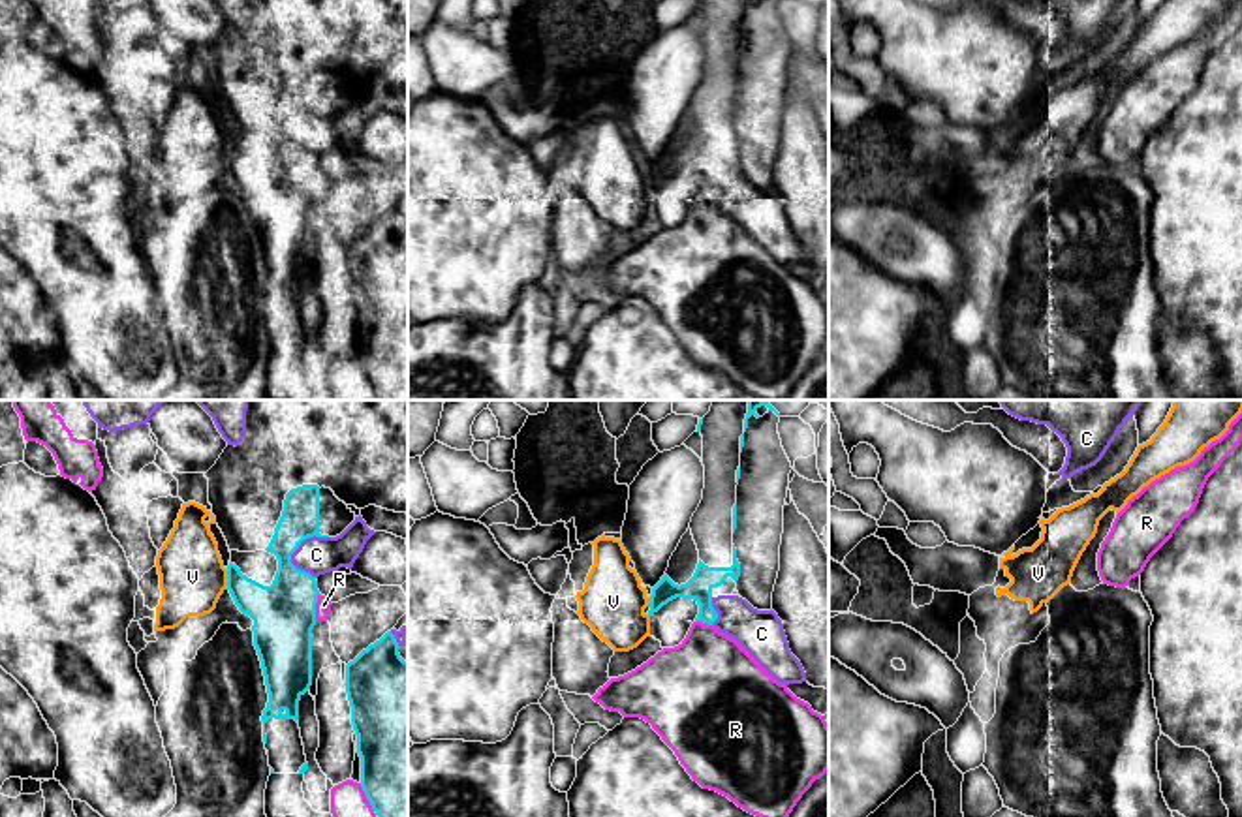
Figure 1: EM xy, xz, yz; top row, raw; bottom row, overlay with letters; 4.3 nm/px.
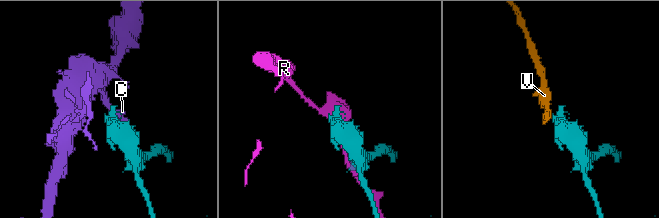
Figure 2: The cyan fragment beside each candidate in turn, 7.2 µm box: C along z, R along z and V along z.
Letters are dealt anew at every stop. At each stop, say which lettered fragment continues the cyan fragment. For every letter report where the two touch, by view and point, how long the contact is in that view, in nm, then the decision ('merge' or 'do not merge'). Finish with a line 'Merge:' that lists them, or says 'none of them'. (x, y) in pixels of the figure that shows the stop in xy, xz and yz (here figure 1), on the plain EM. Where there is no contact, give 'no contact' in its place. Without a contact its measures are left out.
C: contact xy (305, 117); length 200 nm; do not merge
R: contact xy (314, 188); length 130 nm; do not merge
V: contact xy (228, 158); length 90 nm; do not merge
Merge: none of them

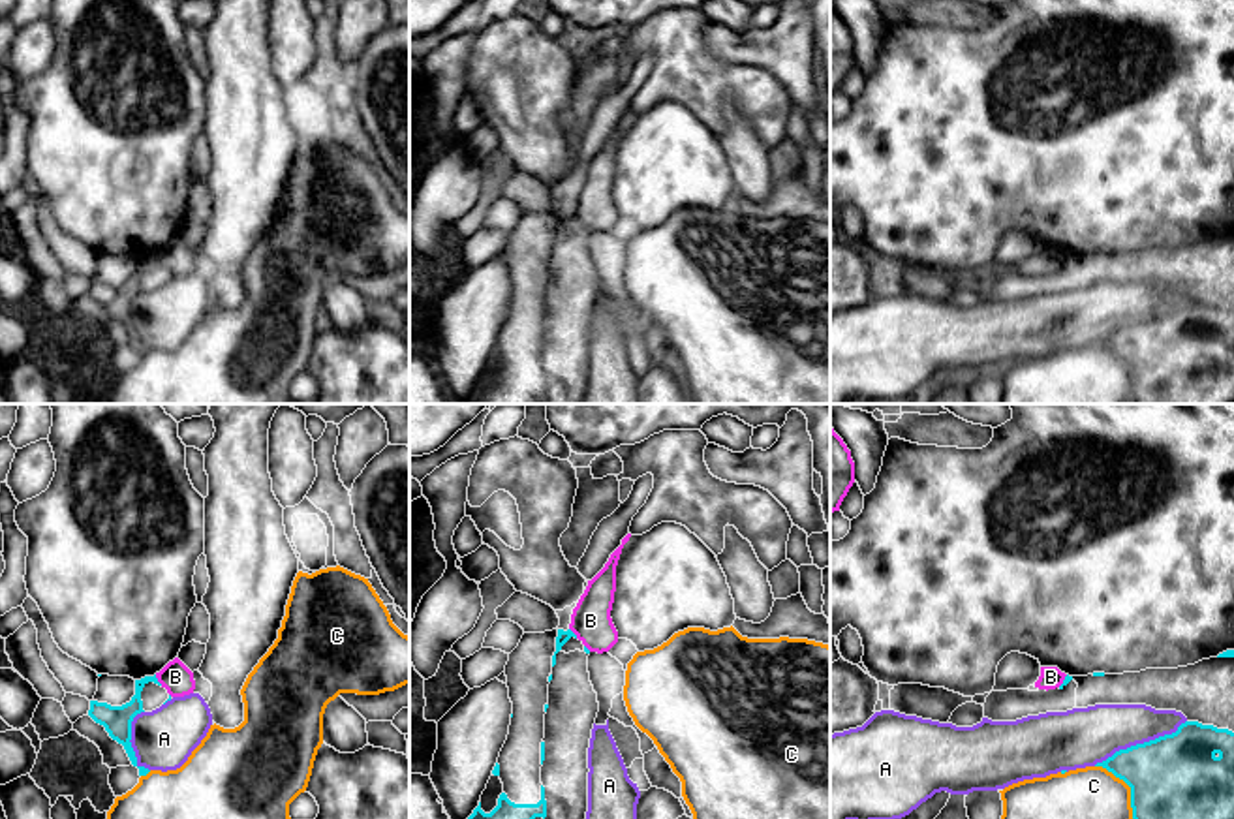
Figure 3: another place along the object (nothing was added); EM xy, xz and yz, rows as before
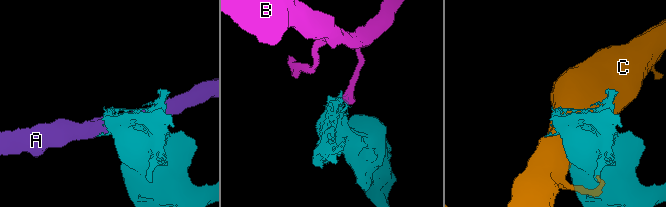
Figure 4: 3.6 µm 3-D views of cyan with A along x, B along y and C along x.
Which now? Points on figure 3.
A: contact yz (1139, 324); length 440 nm; do not merge
B: contact xy (156, 260); length 60 nm; do not merge
C: contact yz (1131, 369); length 320 nm; do not merge
Merge: none of them

